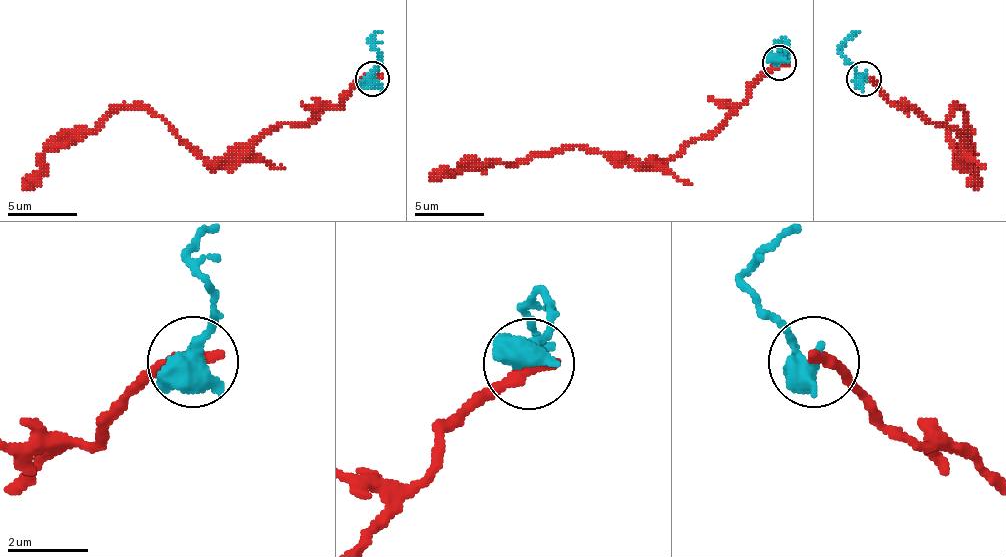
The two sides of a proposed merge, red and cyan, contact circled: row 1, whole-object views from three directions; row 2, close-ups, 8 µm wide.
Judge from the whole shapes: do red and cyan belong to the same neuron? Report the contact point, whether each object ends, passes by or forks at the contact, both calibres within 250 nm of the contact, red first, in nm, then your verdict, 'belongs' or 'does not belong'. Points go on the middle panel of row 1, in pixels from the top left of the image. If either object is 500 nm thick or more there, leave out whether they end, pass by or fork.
(779, 62) | 340/700 nm | does not belong

